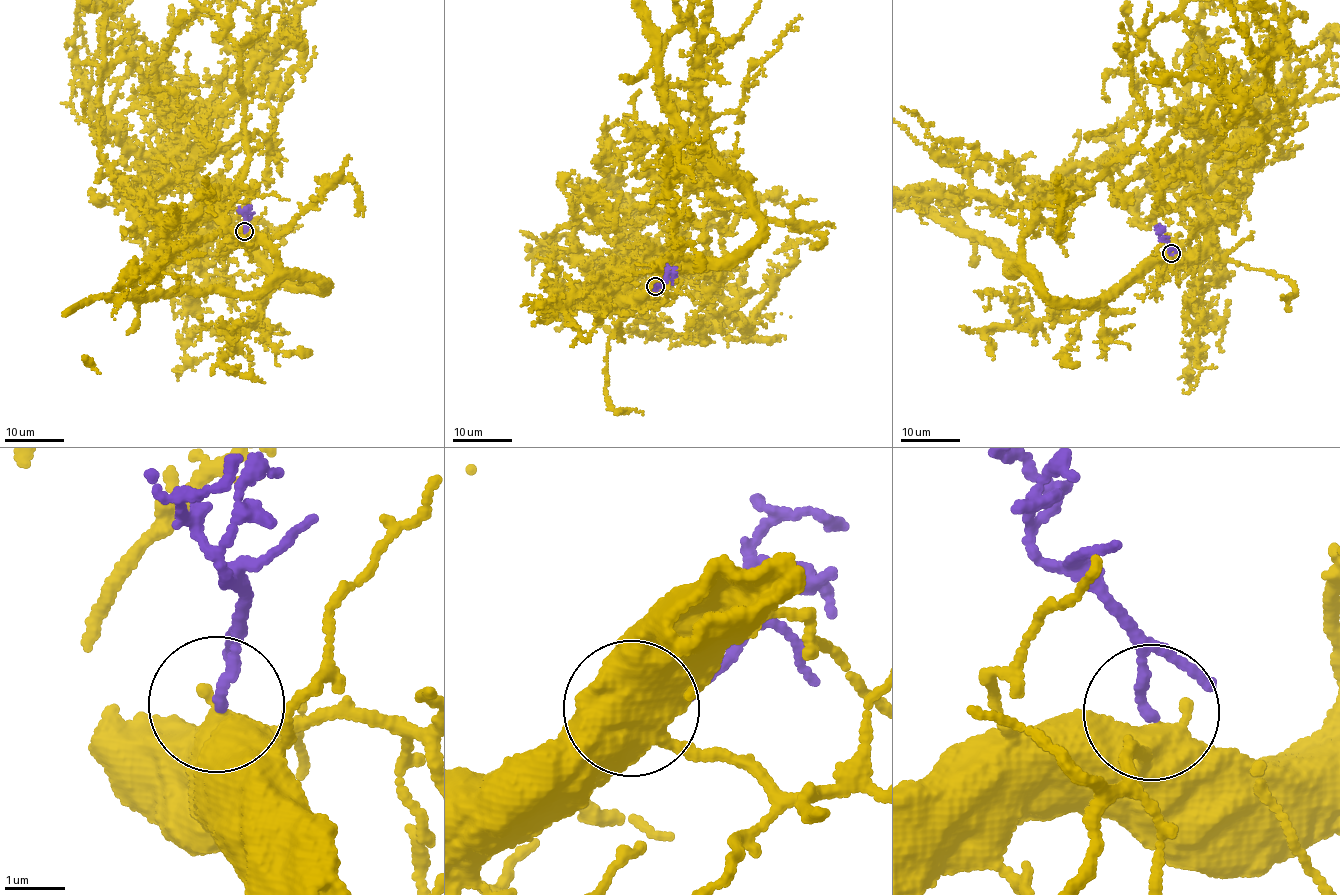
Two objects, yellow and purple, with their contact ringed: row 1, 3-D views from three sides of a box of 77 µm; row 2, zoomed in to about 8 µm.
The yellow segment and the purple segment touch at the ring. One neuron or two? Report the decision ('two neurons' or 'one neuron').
one neuron

